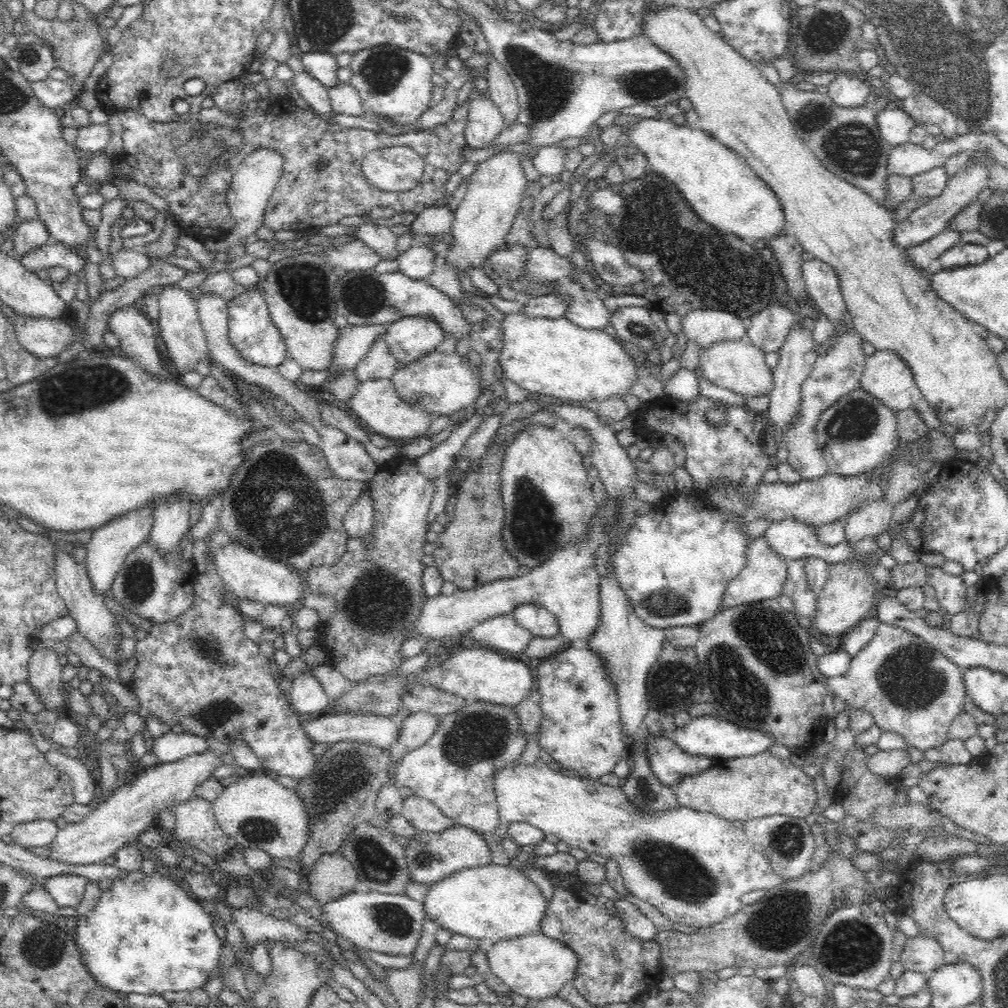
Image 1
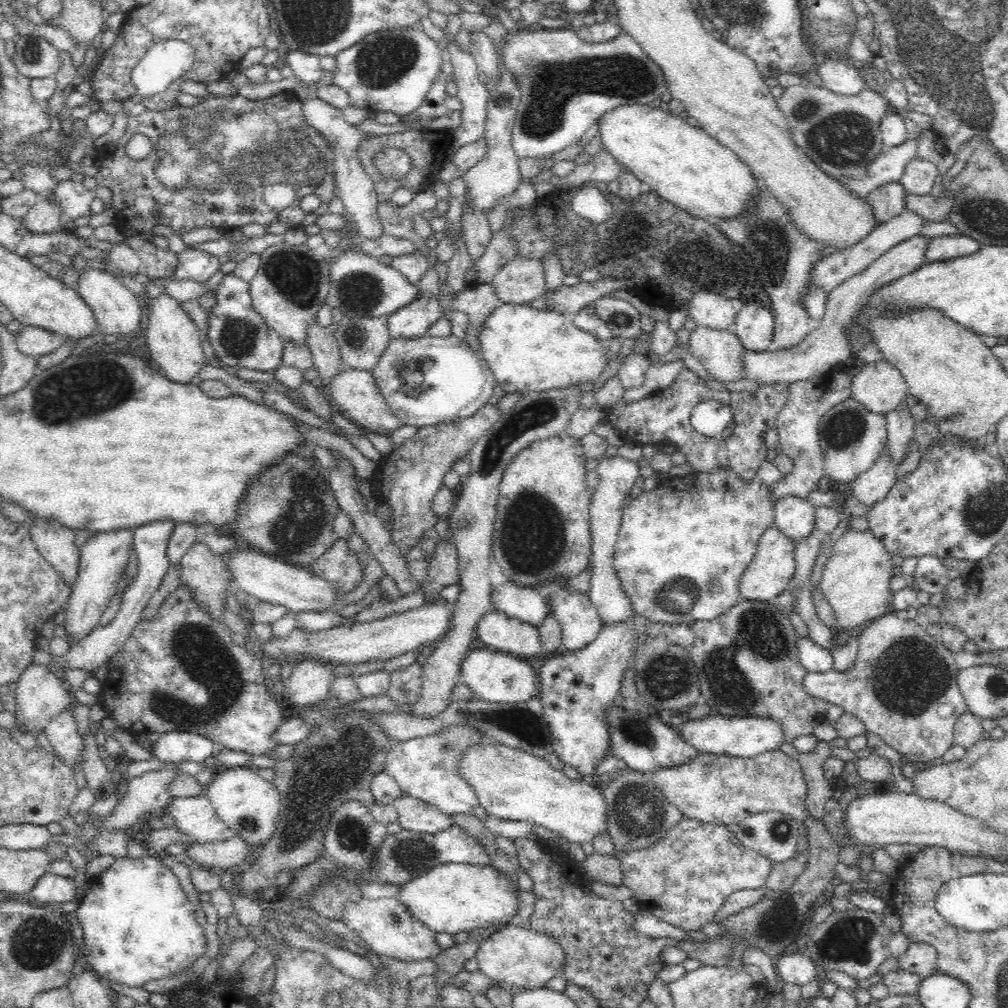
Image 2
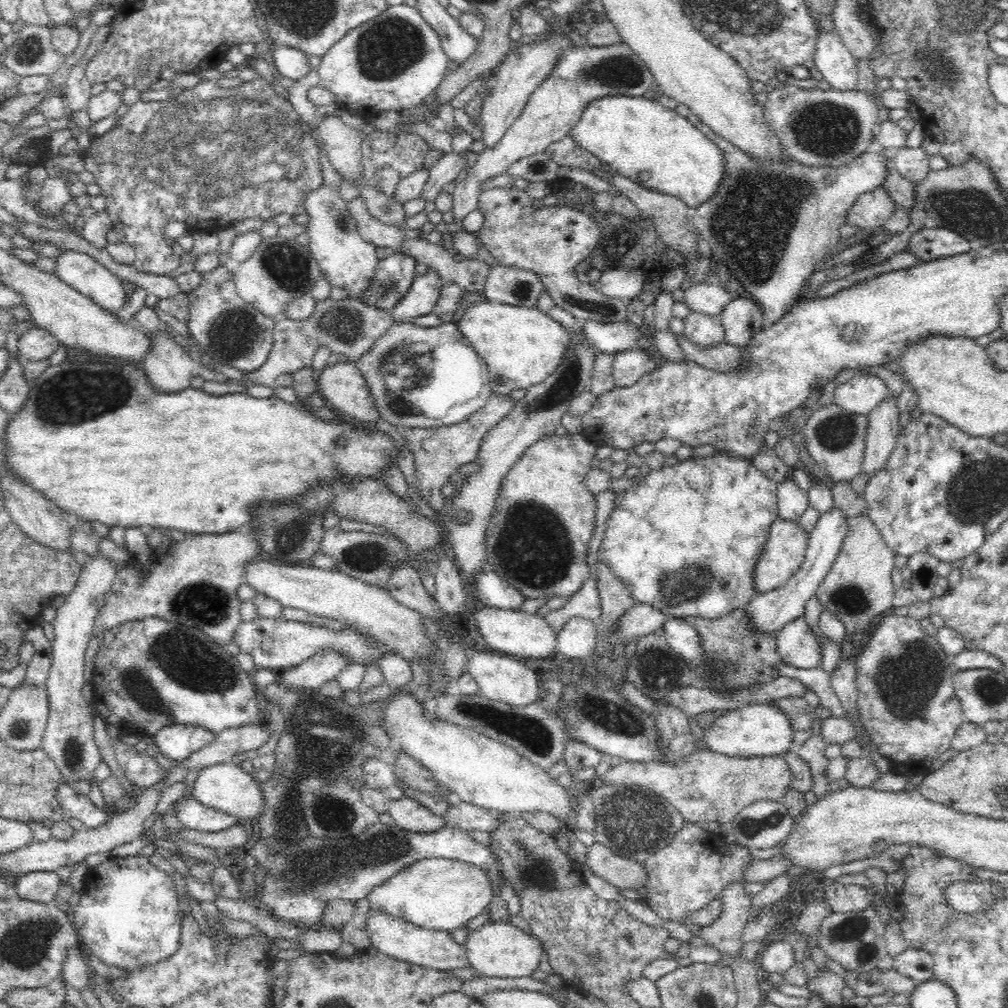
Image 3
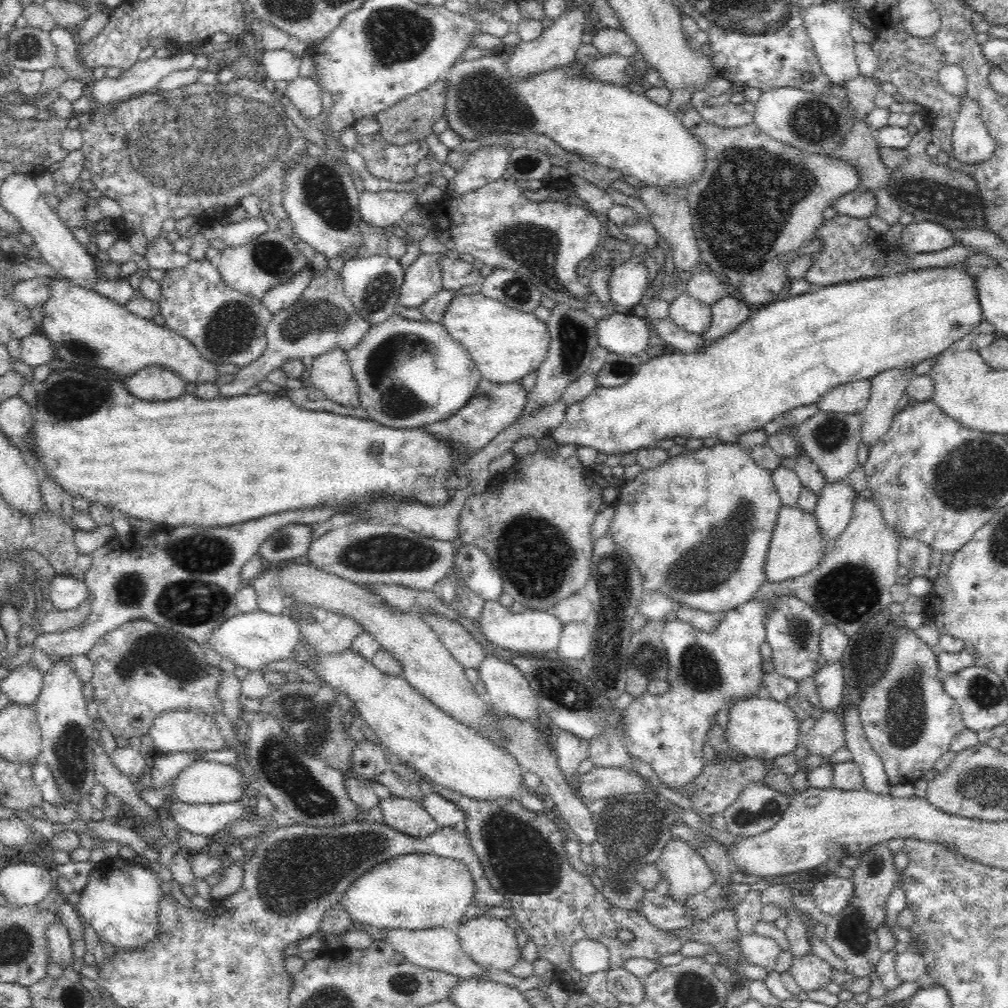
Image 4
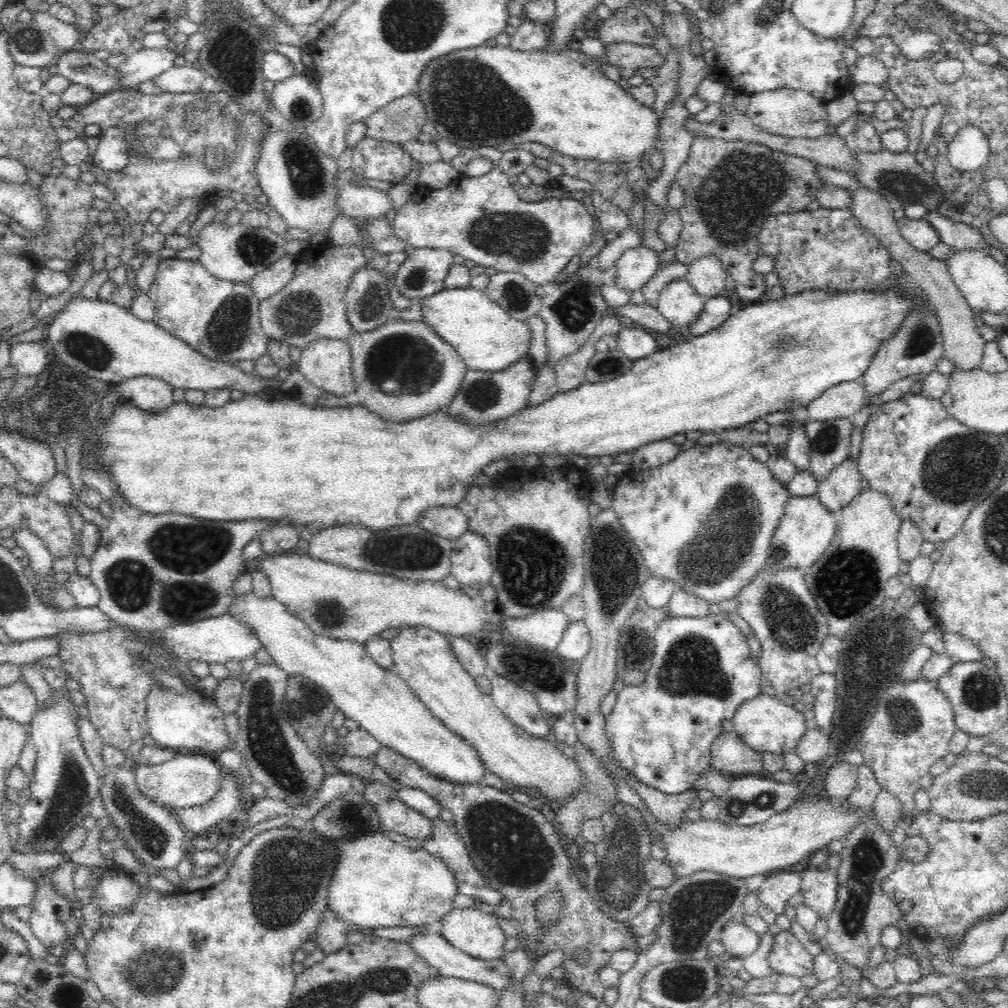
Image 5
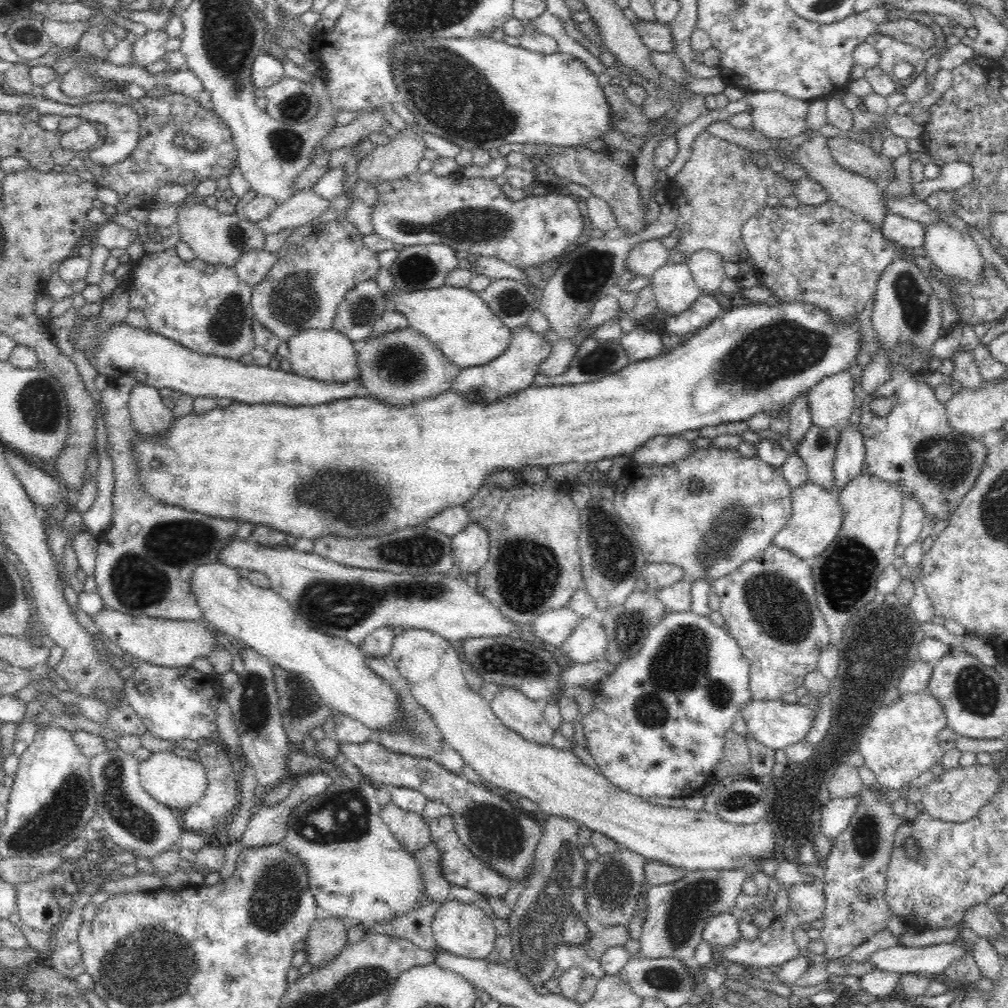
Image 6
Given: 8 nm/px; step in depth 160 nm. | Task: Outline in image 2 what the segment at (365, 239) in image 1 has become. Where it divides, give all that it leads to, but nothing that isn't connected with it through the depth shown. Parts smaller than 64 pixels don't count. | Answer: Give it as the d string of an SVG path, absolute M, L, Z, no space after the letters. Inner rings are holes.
M313 94L303 103L303 116L307 124L318 133L326 137L326 141L332 145L332 153L336 157L334 162L334 179L336 179L337 194L342 200L345 210L352 216L356 231L366 240L378 240L384 235L384 228L380 220L377 206L376 191L370 178L361 169L357 156L357 147L367 136L362 134L344 119L344 114L338 108L331 106L322 98Z

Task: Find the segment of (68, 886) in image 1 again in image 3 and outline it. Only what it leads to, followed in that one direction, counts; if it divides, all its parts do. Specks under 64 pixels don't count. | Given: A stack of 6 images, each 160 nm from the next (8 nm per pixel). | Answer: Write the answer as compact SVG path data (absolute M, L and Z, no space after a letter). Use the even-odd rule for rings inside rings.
M32 872L14 880L11 893L24 900L50 904L54 902L61 882L63 880L56 872Z

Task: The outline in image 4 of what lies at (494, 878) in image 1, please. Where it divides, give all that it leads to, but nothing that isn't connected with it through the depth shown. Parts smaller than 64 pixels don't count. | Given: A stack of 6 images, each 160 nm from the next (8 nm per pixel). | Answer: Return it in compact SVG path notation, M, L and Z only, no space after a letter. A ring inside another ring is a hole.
M409 854L394 857L394 860L376 866L372 872L360 876L343 894L339 906L344 907L355 923L366 923L376 928L408 928L410 930L426 930L429 928L448 928L456 930L460 919L473 904L475 882L470 869L464 863L444 859L442 856L427 854Z

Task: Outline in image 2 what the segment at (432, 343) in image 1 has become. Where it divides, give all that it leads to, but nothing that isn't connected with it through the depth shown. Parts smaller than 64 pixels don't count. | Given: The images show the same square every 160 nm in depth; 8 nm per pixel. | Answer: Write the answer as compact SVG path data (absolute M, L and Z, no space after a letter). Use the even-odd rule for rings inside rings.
M425 294L399 308L387 319L390 340L419 339L429 334L430 327L443 317L438 299Z

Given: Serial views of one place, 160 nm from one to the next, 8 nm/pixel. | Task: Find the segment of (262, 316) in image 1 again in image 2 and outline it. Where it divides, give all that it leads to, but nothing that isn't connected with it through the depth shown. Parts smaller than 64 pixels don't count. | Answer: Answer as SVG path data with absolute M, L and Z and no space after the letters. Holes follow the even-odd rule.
M227 274L213 292L217 303L207 318L208 342L223 364L236 368L248 368L268 372L281 365L284 341L272 330L265 320L256 312L250 296L250 285L240 277Z

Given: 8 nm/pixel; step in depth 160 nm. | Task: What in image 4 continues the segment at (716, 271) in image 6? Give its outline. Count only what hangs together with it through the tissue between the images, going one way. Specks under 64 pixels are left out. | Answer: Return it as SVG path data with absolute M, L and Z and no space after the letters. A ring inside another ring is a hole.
M696 273L689 274L685 276L685 292L690 295L690 297L696 299L696 301L700 301L702 304L710 307L721 298L726 296L726 282L720 282L723 278L717 278L712 273Z

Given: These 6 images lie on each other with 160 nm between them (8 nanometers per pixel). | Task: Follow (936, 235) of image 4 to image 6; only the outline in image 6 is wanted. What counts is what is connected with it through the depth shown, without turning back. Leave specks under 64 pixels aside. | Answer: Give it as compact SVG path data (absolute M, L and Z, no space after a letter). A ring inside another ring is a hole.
M894 213L886 215L882 225L882 235L888 241L902 245L904 249L919 249L926 244L924 225Z

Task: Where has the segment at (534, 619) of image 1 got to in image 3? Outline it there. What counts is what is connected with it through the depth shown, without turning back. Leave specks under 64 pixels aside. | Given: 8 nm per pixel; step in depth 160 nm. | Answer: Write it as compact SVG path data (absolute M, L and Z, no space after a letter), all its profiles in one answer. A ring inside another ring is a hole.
M492 570L478 578L478 595L483 607L515 612L522 612L523 605L528 599L516 588L502 582L502 578Z

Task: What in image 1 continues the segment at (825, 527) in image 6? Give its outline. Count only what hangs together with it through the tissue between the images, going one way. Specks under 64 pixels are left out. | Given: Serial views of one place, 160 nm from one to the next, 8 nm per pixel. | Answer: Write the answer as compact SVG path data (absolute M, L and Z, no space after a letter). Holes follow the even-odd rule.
M763 536L750 541L744 554L744 566L742 566L741 572L734 576L734 579L730 580L727 585L718 613L742 605L758 603L760 600L776 599L781 594L786 576L787 564L770 551Z

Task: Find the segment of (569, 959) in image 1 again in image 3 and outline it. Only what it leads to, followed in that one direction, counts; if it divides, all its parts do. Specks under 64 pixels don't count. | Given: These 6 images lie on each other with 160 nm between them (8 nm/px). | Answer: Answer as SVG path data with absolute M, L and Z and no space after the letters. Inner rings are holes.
M510 922L484 923L476 932L467 935L464 945L471 968L477 974L490 978L532 977L534 972L540 969L540 962L548 961L542 941Z

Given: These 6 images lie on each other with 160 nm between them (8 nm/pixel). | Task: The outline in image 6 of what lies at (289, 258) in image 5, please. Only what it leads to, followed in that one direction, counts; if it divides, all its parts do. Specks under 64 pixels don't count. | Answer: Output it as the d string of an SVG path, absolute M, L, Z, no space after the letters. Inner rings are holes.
M248 252L240 257L236 263L235 273L240 280L249 284L252 288L258 286L273 270L277 263L278 254L270 252Z

